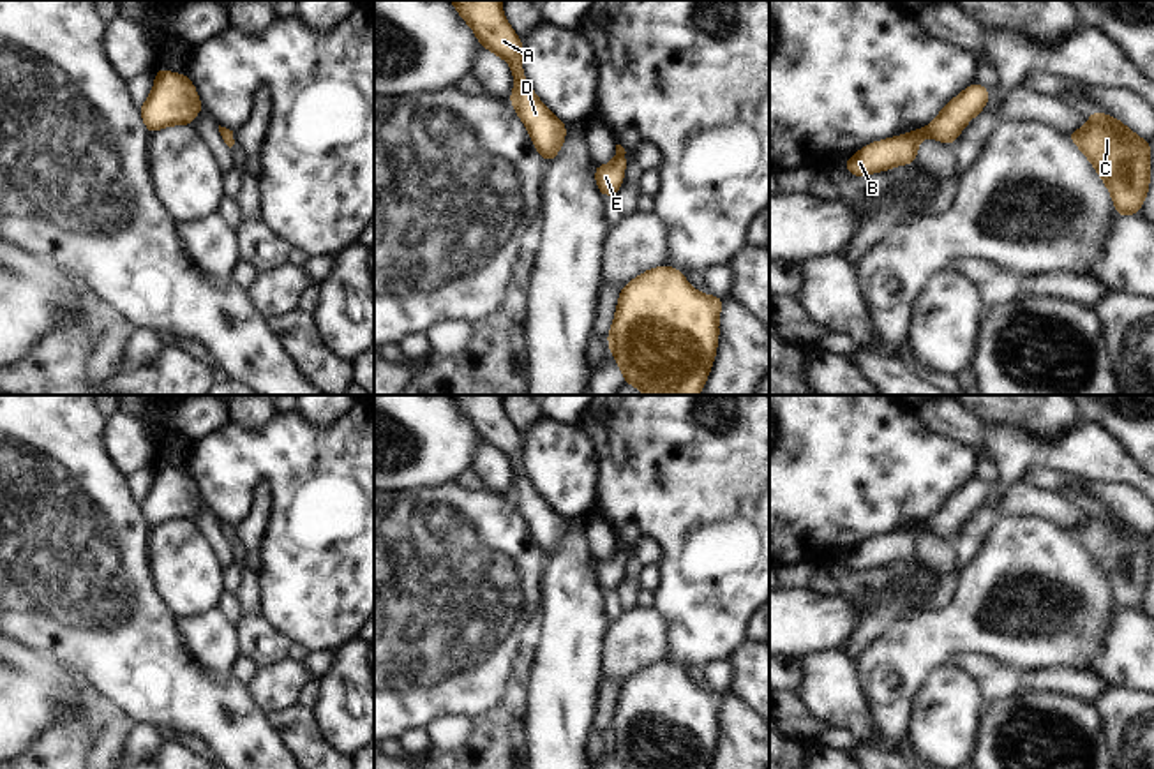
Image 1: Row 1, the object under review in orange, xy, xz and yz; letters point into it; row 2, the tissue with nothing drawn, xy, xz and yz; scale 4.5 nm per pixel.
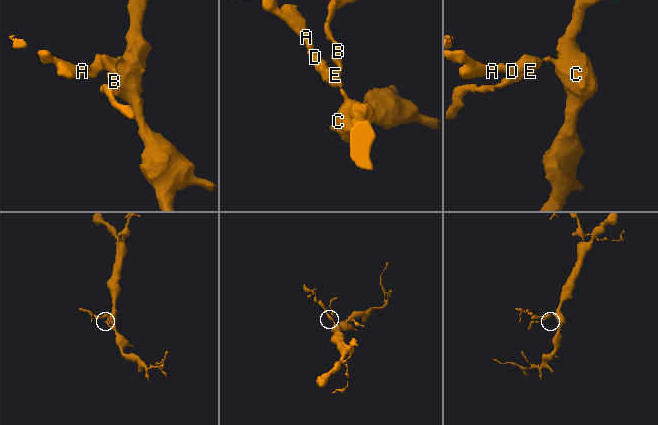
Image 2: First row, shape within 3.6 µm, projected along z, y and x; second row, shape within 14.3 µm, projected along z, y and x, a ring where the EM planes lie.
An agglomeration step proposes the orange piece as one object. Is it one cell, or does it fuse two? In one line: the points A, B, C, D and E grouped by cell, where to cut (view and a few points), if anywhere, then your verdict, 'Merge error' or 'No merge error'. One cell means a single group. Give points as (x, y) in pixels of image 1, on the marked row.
Groups: A B C D E. No split. No merge error.

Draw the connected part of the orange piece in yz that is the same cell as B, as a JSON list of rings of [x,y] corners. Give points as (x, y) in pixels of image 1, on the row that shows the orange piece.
[[[978,81],[969,85],[946,104],[928,127],[865,145],[856,155],[843,161],[847,171],[852,176],[865,176],[902,164],[914,164],[923,136],[948,145],[955,143],[962,129],[988,104],[988,95],[990,90]]]

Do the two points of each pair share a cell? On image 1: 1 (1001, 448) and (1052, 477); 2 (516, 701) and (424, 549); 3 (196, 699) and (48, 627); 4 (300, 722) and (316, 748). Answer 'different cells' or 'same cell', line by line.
1: different cells
2: different cells
3: same cell
4: same cell

